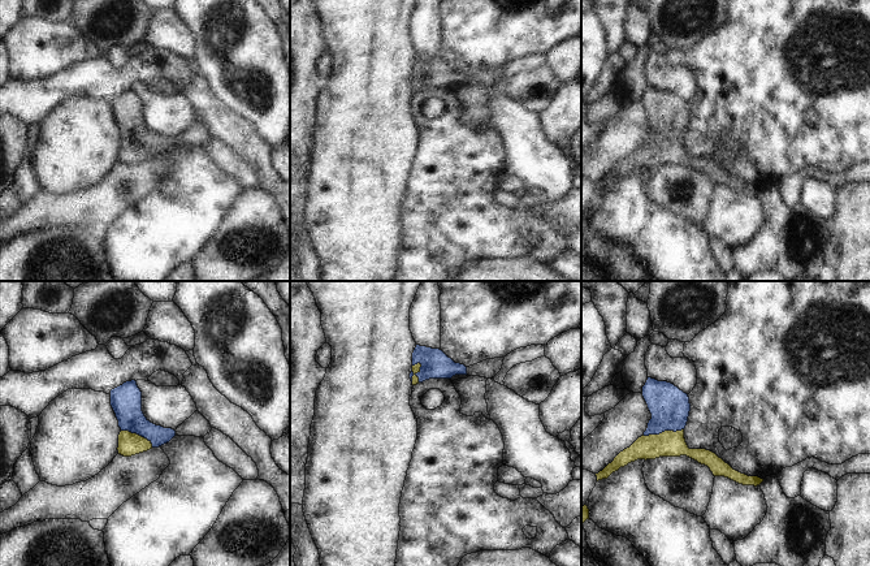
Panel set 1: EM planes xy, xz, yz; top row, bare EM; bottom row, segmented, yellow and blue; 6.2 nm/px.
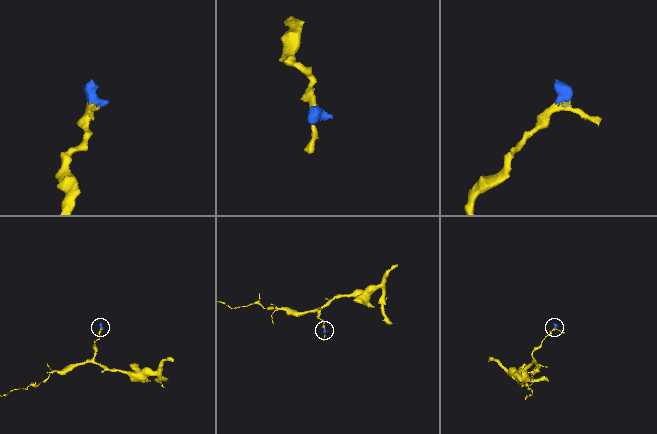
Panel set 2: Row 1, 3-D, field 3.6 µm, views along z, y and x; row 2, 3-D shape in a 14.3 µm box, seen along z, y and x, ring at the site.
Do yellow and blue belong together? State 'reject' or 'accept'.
accept

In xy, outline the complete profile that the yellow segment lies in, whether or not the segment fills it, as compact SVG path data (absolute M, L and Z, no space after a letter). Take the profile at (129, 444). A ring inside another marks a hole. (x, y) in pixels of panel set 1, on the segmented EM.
M135 380L111 390L111 406L118 420L118 454L131 457L169 442L176 431L151 423L142 411L142 392Z

